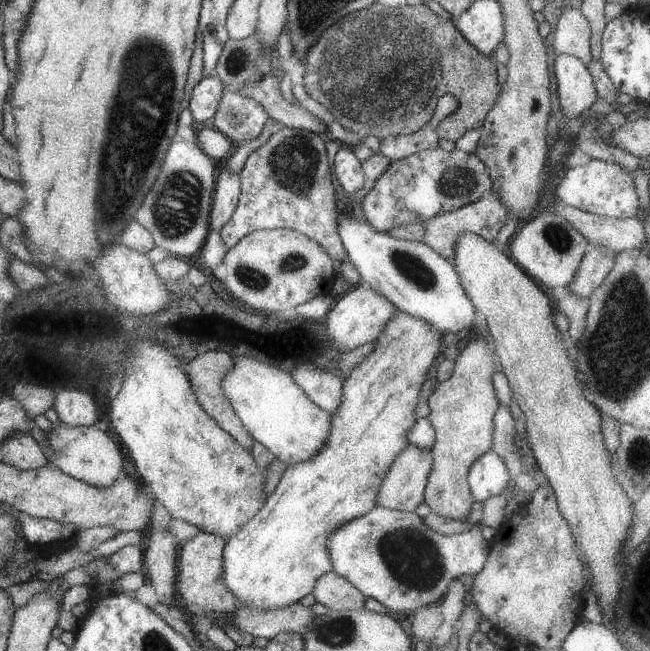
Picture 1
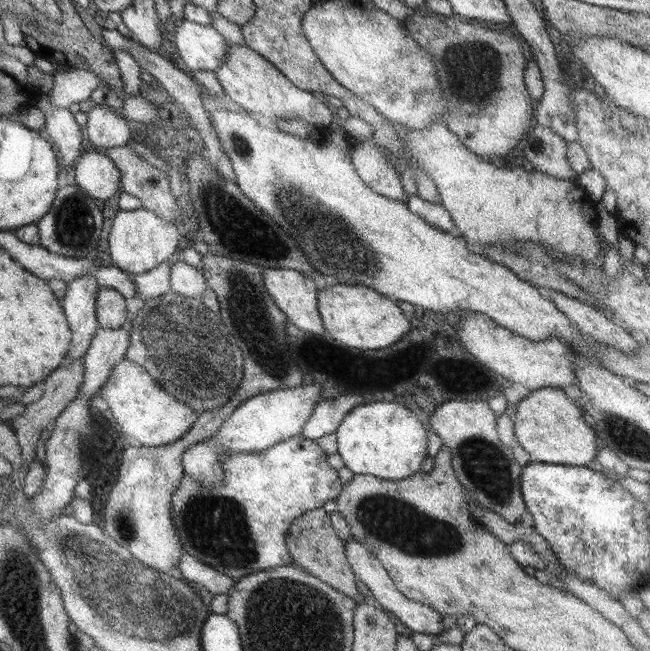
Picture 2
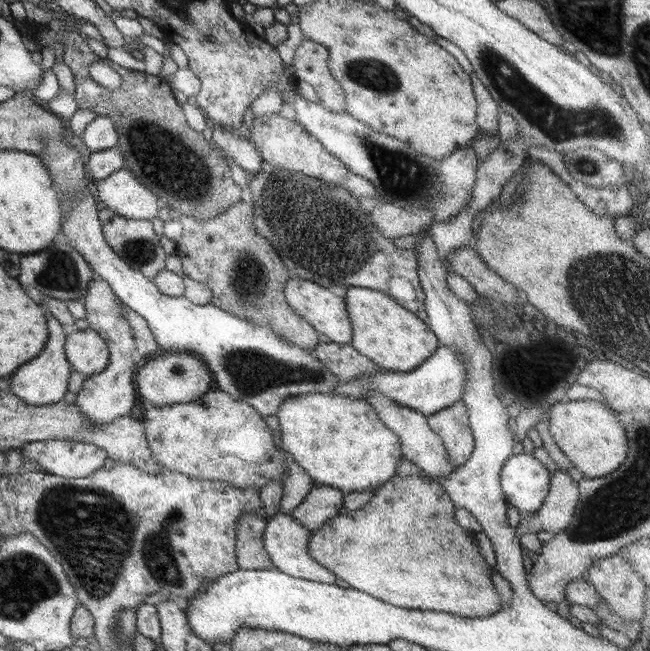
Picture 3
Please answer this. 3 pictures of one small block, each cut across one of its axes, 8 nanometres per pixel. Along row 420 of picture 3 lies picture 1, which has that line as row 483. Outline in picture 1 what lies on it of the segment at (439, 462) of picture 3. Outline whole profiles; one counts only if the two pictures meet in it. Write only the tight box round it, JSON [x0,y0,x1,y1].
[373,444,431,512]

